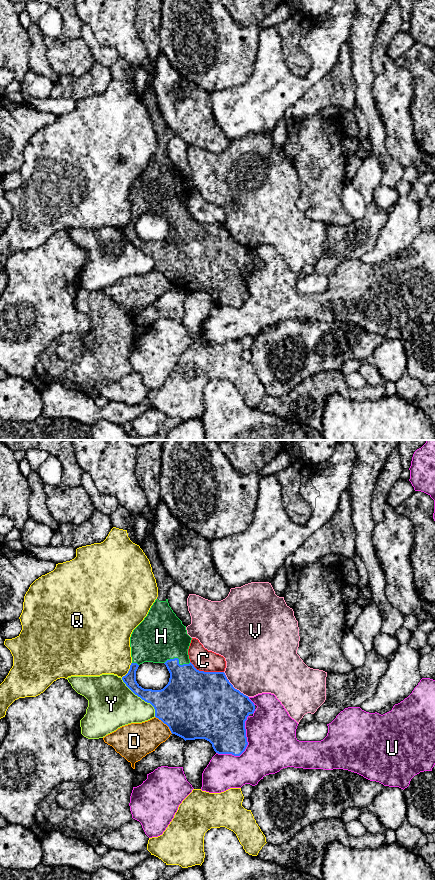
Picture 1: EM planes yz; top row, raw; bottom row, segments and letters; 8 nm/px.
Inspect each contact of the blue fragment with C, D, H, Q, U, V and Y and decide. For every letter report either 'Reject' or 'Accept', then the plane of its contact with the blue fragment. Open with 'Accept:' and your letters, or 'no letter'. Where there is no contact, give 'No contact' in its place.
Accept: H
C: Reject. Touches blue in yz
D: Reject. Touches blue in yz
H: Accept. Touches blue in yz
Q: Reject. Touches blue in yz
U: Reject. Touches blue in yz
V: Reject. Touches blue in yz
Y: Reject. Touches blue in yz

